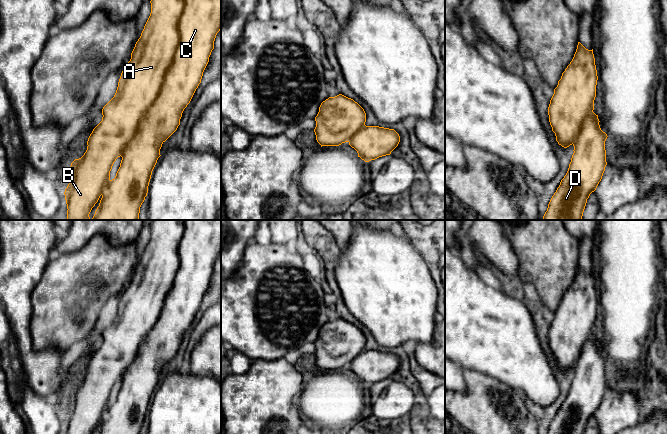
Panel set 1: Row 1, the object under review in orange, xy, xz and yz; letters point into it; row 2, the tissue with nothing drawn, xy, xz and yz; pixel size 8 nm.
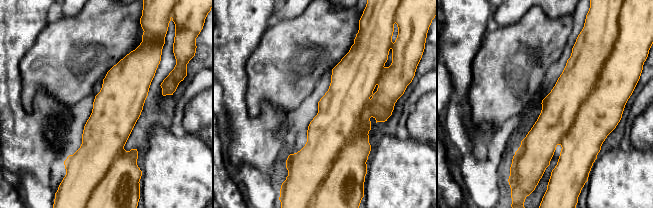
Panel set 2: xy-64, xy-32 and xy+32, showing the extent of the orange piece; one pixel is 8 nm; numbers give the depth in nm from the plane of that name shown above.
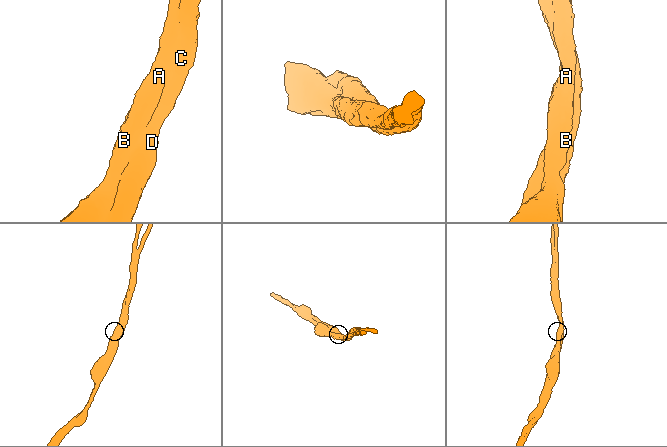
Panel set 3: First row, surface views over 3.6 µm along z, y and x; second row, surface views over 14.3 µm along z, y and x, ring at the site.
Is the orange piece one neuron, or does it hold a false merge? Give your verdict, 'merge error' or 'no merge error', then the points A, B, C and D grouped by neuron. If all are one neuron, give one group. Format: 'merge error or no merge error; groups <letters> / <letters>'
no merge error; groups A B C D

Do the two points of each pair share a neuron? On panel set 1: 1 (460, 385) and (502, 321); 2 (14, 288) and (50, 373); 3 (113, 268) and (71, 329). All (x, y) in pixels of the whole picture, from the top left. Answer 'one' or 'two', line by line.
1: two
2: one
3: one

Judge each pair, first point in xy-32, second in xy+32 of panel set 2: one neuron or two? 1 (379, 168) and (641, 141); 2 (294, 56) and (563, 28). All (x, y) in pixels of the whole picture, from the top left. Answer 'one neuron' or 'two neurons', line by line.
1: two neurons
2: one neuron

